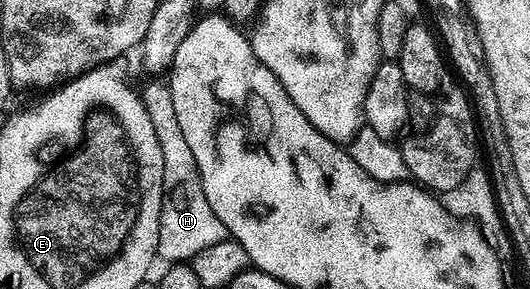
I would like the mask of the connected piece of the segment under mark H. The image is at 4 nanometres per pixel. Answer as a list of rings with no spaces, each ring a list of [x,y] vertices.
[[[159,79],[150,81],[153,82],[141,89],[141,96],[149,123],[153,125],[153,135],[161,145],[163,160],[163,202],[155,252],[162,260],[164,257],[164,262],[187,263],[205,247],[213,247],[215,243],[228,240],[229,234],[225,223],[221,223],[221,219],[213,215],[213,207],[209,207],[193,151],[189,151],[189,143],[185,143],[185,135],[181,135],[181,127],[177,124],[170,84],[163,82],[162,85]]]

